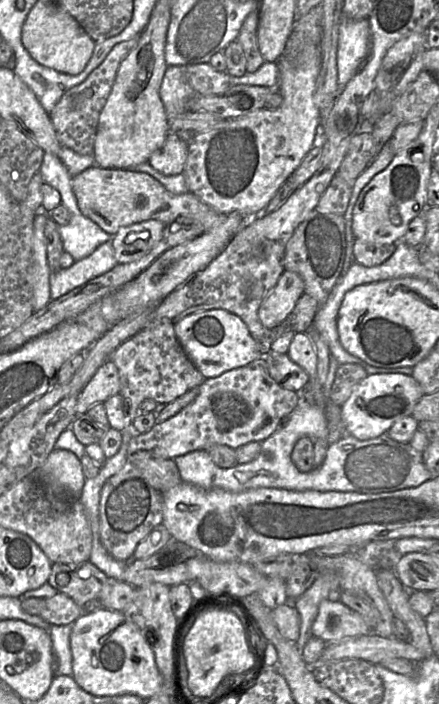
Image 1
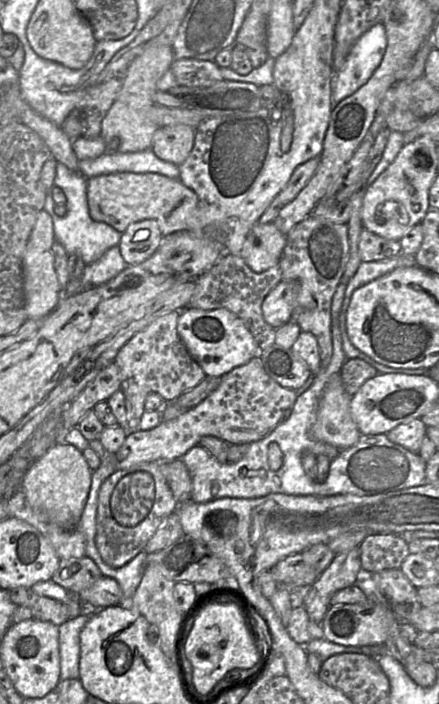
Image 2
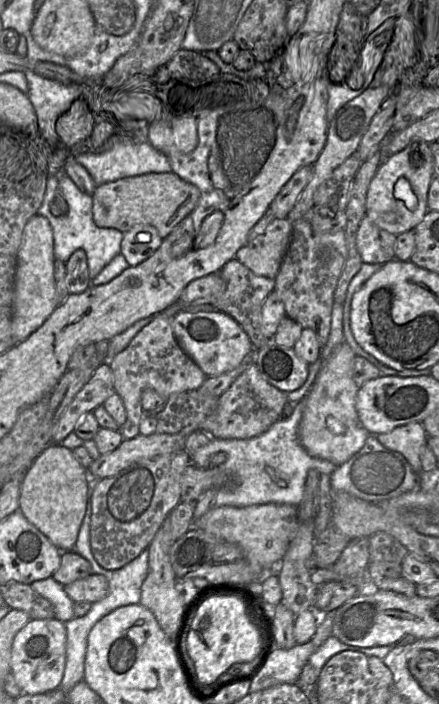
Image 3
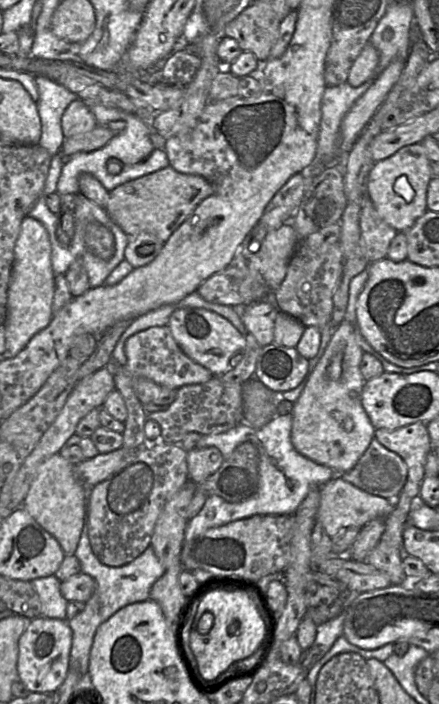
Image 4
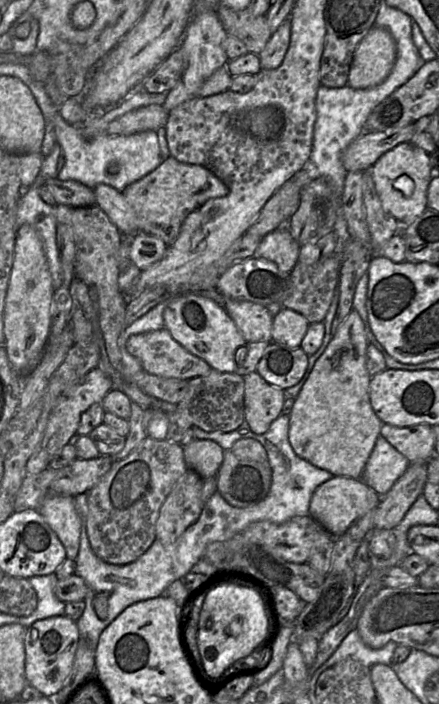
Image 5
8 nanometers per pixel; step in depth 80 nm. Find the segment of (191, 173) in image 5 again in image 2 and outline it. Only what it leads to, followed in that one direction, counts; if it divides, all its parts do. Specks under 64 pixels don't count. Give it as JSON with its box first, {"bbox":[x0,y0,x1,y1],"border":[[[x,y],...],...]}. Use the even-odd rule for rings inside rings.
{"bbox":[87,172,201,237],"border":[[[119,172],[95,176],[87,179],[87,201],[90,217],[97,222],[103,222],[120,233],[135,222],[152,219],[160,228],[163,237],[178,231],[200,231],[201,222],[196,217],[198,196],[186,187],[180,179],[169,178],[156,173]]]}

